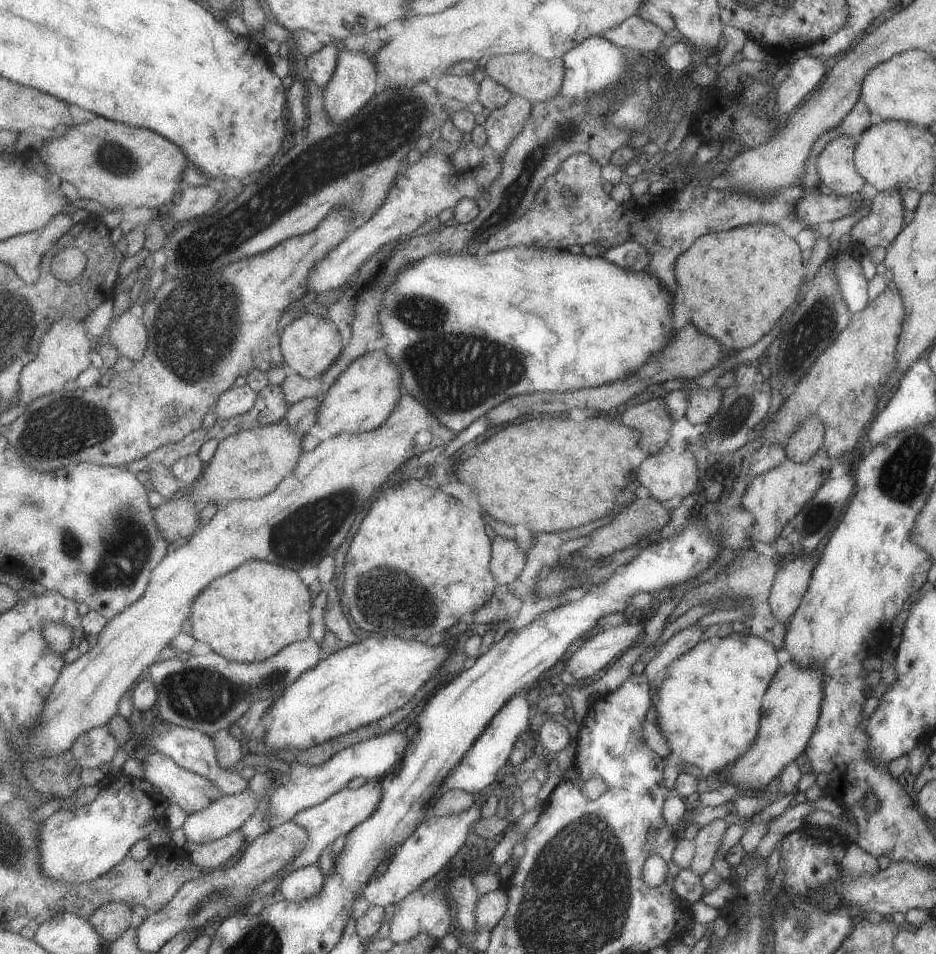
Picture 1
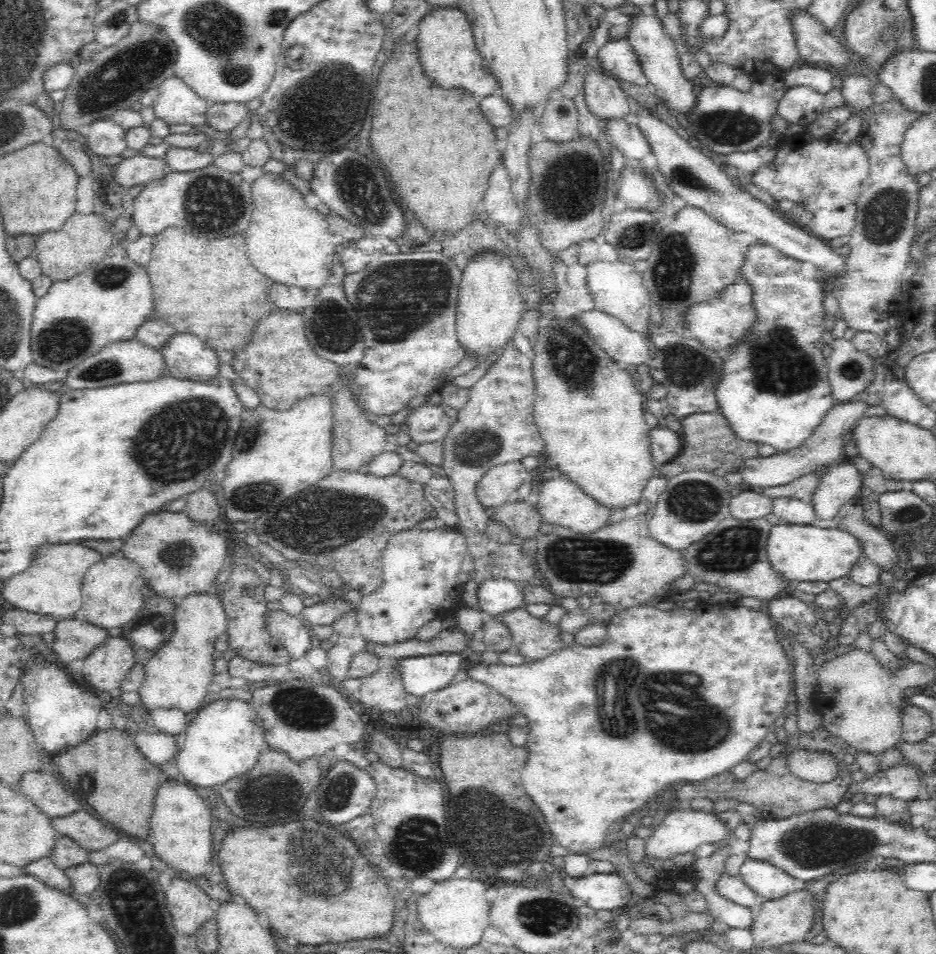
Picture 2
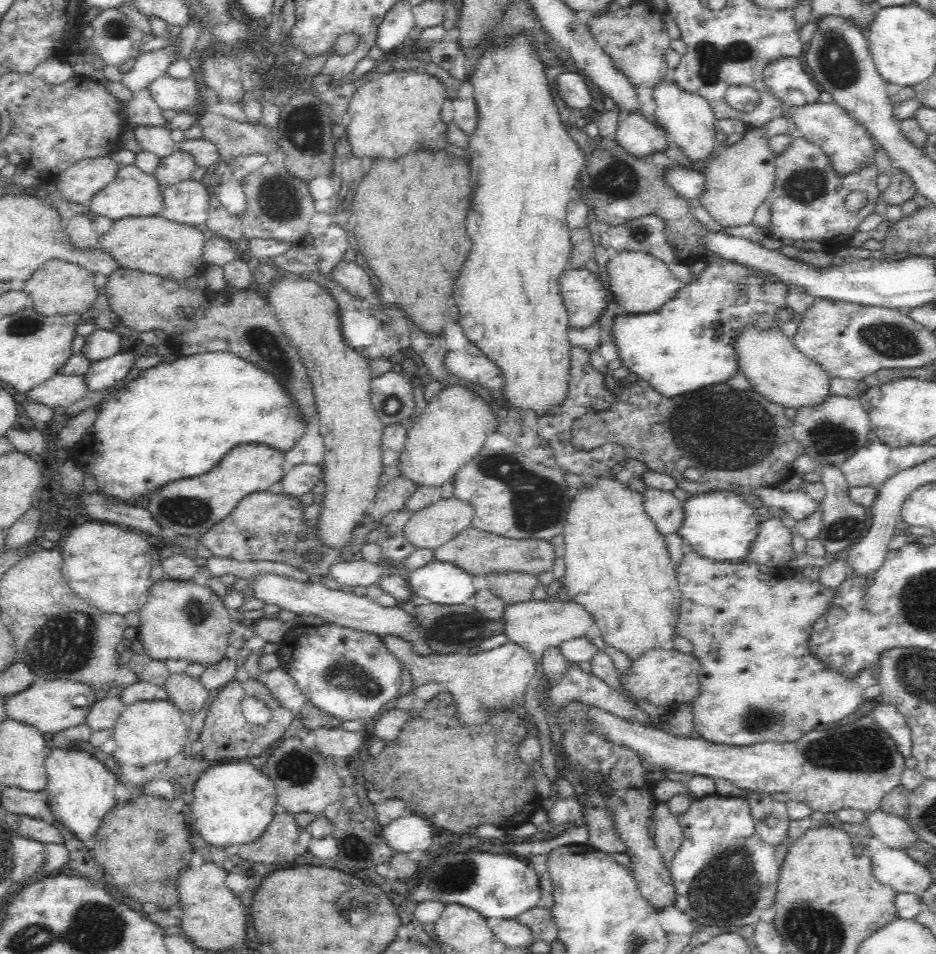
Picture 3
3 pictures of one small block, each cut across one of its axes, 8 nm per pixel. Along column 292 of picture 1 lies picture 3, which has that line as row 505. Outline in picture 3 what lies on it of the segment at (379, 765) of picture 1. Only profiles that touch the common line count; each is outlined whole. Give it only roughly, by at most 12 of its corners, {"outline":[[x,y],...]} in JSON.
{"outline":[[752,488],[764,505],[783,509],[796,521],[820,509],[802,489]]}

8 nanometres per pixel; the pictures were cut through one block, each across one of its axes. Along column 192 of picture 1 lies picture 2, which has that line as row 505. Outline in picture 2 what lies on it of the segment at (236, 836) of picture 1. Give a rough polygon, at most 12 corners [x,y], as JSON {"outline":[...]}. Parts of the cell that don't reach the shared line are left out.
{"outline":[[854,500],[840,508],[842,528],[862,541],[866,558],[890,574],[898,550],[882,530],[867,526]]}

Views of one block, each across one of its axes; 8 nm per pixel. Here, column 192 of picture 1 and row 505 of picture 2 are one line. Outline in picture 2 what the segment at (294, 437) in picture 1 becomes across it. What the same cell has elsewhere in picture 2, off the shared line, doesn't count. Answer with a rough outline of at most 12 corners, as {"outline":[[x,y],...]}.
{"outline":[[521,461],[495,466],[478,481],[485,507],[512,500],[534,476]]}

